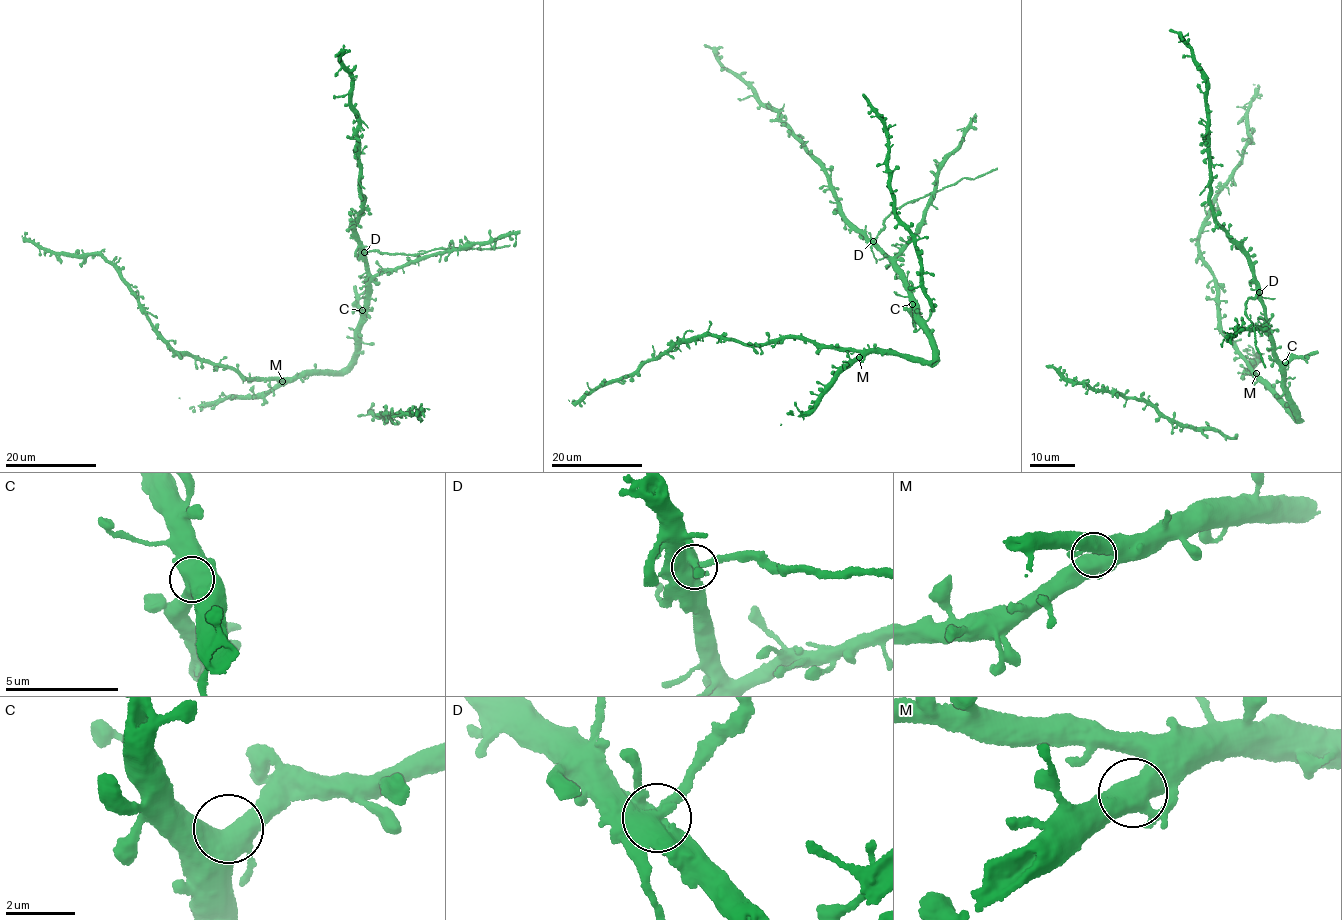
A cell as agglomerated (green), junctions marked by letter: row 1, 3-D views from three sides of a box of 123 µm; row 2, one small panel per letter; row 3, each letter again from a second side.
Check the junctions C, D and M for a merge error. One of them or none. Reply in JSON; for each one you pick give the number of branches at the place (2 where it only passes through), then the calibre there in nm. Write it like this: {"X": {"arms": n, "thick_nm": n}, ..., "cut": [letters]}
{"D": {"arms": 3, "thick_nm": 500}, "cut": ["D"]}

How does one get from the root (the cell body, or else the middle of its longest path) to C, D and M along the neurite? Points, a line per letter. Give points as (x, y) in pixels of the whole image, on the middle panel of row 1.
C: (927, 335), (912, 304)
D: (927, 335), (897, 271), (872, 241)
M: (927, 335), (935, 352), (932, 360), (916, 357), (906, 359), (877, 351), (859, 357)

